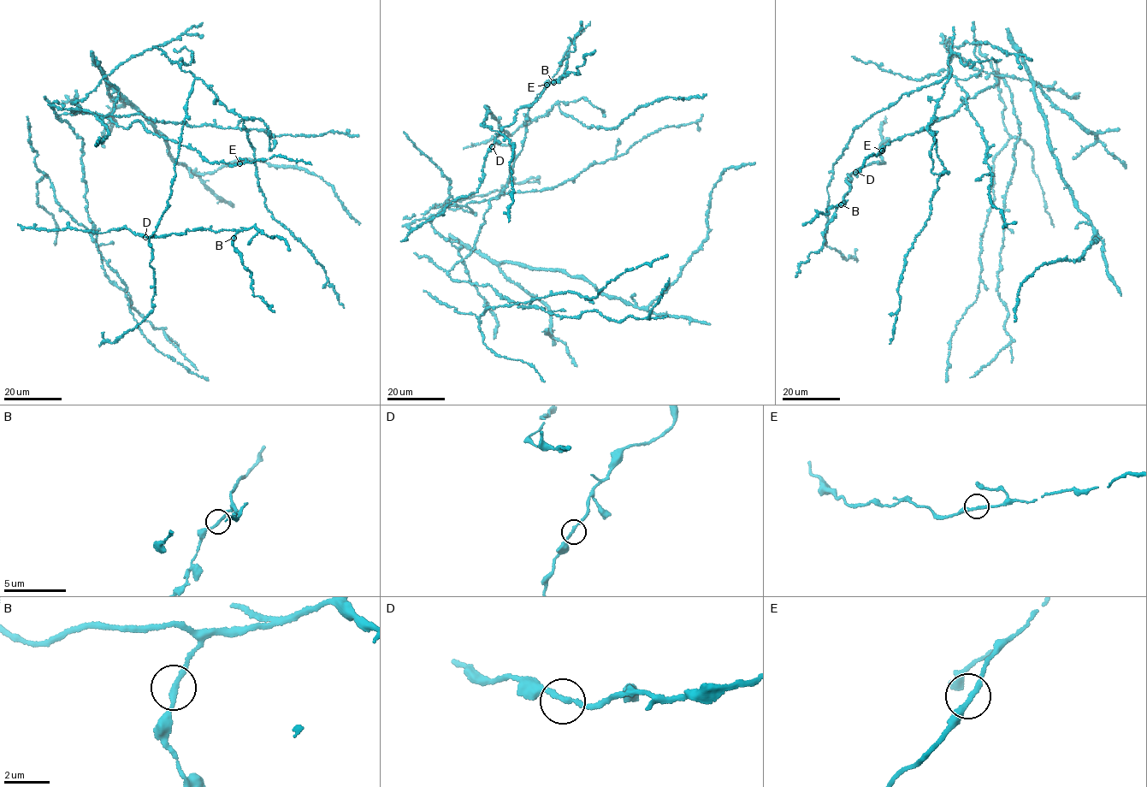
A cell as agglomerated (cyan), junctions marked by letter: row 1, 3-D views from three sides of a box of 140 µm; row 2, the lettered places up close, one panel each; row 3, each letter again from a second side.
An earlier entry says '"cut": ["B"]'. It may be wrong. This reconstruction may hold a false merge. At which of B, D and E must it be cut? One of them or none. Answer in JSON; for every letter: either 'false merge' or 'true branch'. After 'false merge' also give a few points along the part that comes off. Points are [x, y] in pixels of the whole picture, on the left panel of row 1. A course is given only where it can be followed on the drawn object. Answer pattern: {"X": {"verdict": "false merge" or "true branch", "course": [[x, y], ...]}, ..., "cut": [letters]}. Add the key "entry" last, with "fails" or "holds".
{"B": {"verdict": "true branch"}, "D": {"verdict": "true branch"}, "E": {"verdict": "true branch"}, "cut": [], "entry": "fails"}

